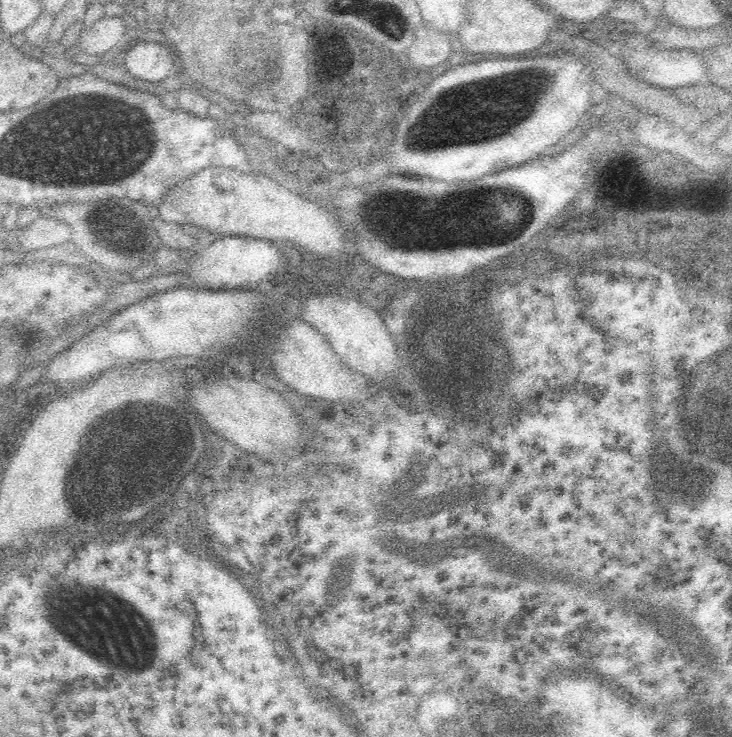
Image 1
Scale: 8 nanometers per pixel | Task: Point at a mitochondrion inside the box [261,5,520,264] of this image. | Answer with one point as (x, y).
(479, 127)

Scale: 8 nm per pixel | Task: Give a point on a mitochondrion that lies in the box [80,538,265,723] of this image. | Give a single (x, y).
(125, 620)

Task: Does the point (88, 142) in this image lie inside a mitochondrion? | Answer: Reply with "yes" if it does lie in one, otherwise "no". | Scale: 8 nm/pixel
yes

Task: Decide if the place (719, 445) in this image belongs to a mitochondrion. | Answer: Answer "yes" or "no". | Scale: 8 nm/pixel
yes

